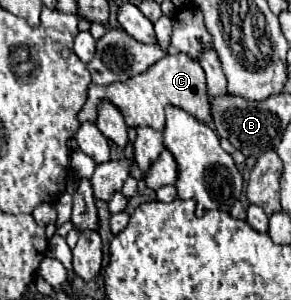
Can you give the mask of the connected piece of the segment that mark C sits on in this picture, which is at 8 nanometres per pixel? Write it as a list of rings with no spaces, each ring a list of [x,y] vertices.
[[[166,54],[162,60],[158,60],[154,66],[150,66],[144,74],[138,74],[126,82],[116,82],[112,86],[96,86],[90,84],[88,90],[88,100],[82,108],[82,112],[78,114],[80,122],[94,122],[96,120],[96,108],[100,100],[110,100],[112,104],[116,104],[120,108],[120,112],[126,118],[126,124],[132,128],[138,126],[152,126],[156,130],[164,128],[164,108],[168,104],[178,106],[182,110],[186,110],[188,114],[192,114],[198,122],[212,122],[212,114],[210,114],[210,102],[206,96],[206,78],[204,78],[204,70],[198,62],[192,62],[186,54],[176,54],[170,56]]]

